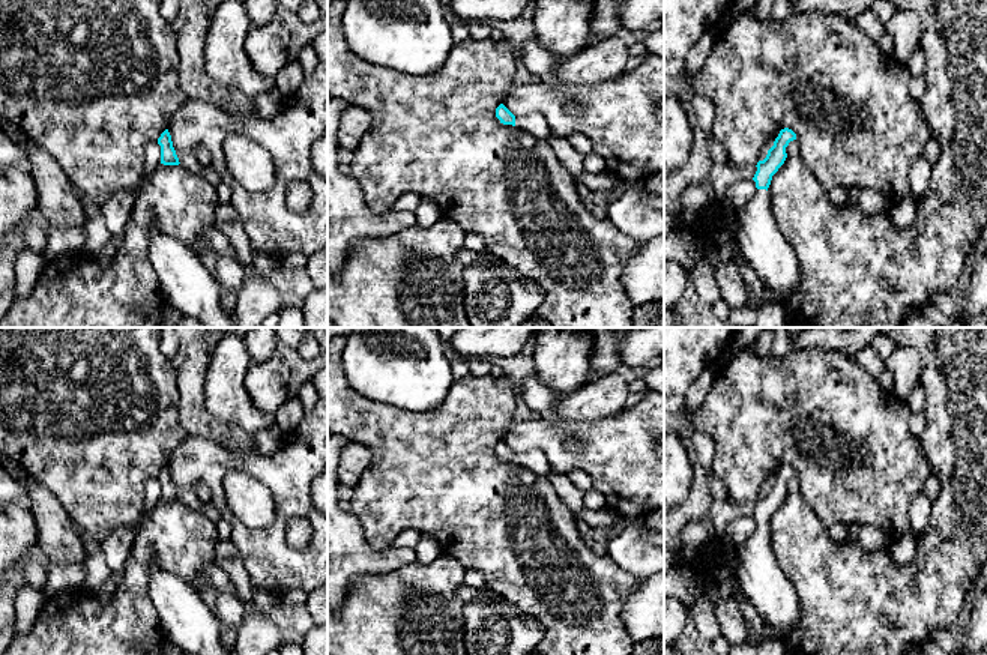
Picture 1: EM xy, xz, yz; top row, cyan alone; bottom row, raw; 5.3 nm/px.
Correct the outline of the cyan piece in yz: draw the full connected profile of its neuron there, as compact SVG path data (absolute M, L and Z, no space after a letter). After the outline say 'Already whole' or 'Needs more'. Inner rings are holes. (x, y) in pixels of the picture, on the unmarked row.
M784 464L763 497L757 499L756 532L736 548L739 566L735 581L741 593L754 605L778 638L795 629L802 614L798 592L787 575L780 569L769 541L768 524L772 512L784 500L786 484L796 476L796 470Z. Needs more

